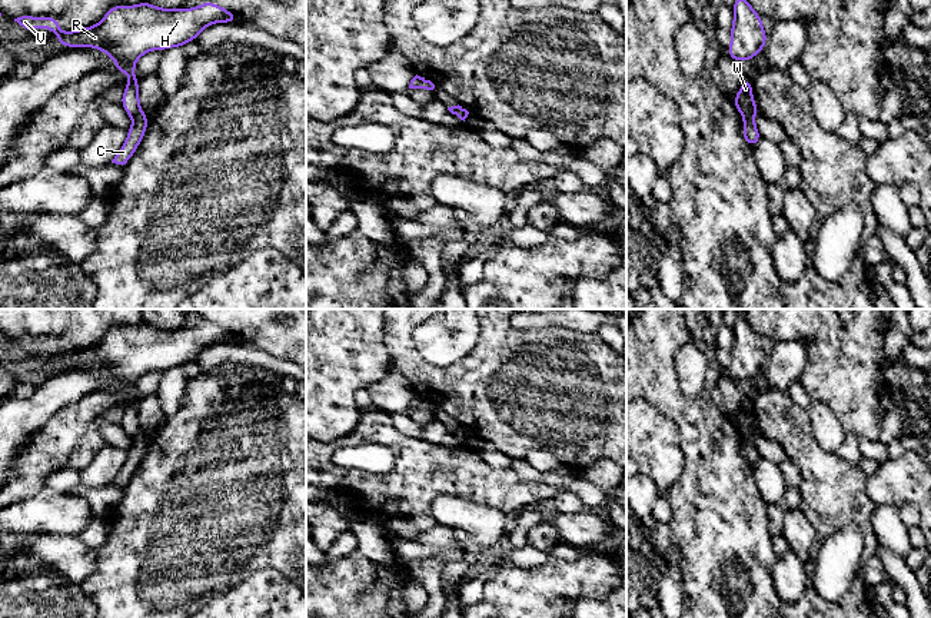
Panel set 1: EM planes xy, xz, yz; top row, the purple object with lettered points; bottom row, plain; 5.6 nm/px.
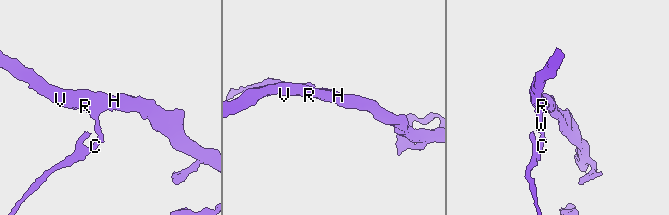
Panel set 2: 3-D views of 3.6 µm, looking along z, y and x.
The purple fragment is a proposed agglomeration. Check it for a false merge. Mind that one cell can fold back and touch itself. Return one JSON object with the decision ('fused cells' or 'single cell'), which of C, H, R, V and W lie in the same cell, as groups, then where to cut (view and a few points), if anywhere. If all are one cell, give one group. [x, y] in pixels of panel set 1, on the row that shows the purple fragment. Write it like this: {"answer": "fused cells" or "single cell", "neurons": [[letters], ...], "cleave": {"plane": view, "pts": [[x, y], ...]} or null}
{"answer": "fused cells", "neurons": [["C"], ["H", "R", "V", "W"]], "cleave": {"plane": "yz", "pts": [[754, 113], [745, 119]]}}

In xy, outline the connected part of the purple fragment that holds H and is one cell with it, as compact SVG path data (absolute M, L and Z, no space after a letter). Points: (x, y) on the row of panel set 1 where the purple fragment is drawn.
M144 0L136 6L113 6L100 23L74 31L60 31L60 20L53 16L21 16L14 21L23 31L50 29L63 47L94 47L107 53L114 60L116 70L130 77L120 104L134 119L142 113L134 63L150 50L182 47L196 40L210 24L235 24L237 16L206 0L194 9L162 9Z

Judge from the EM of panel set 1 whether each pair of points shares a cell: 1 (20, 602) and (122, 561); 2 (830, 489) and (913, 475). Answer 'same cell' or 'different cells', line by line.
1: different cells
2: different cells

